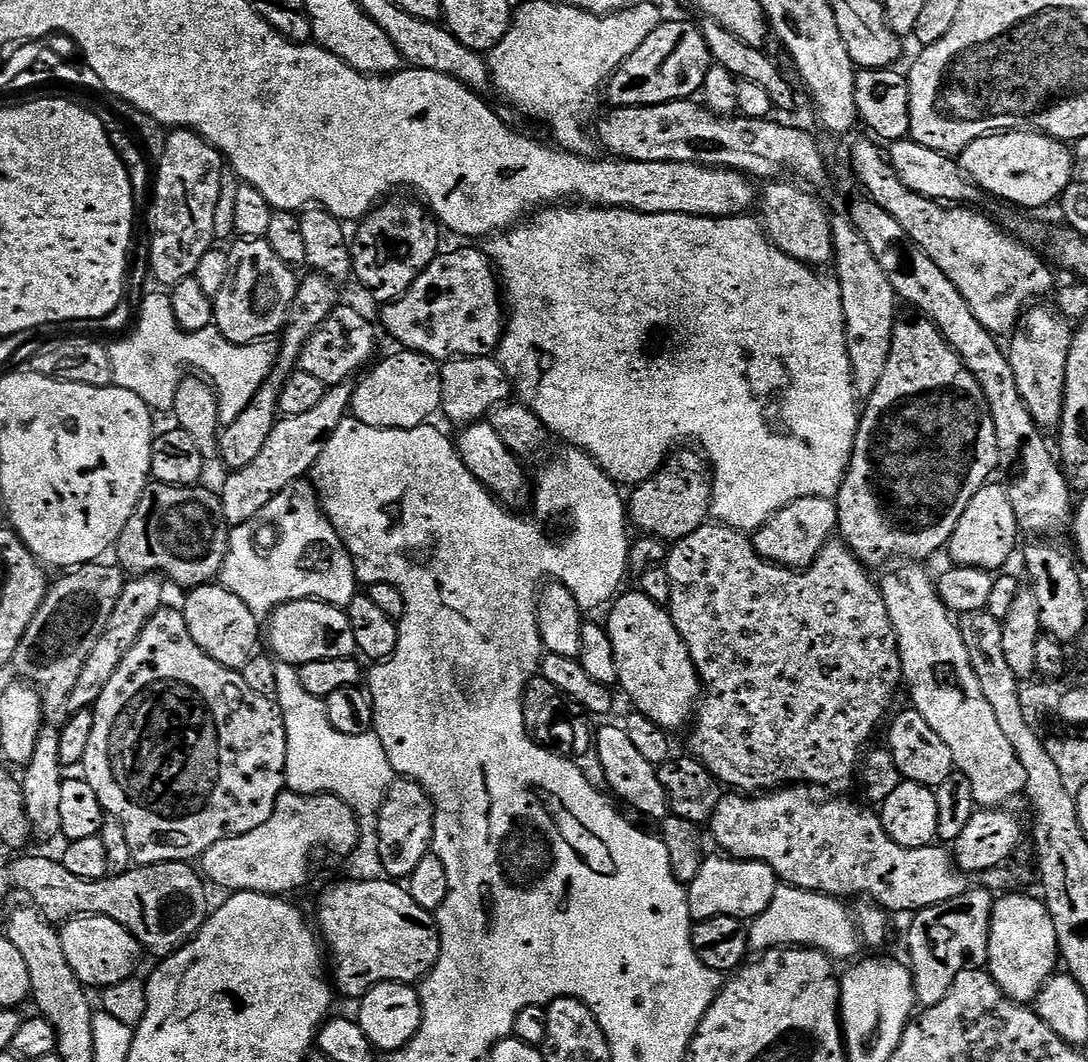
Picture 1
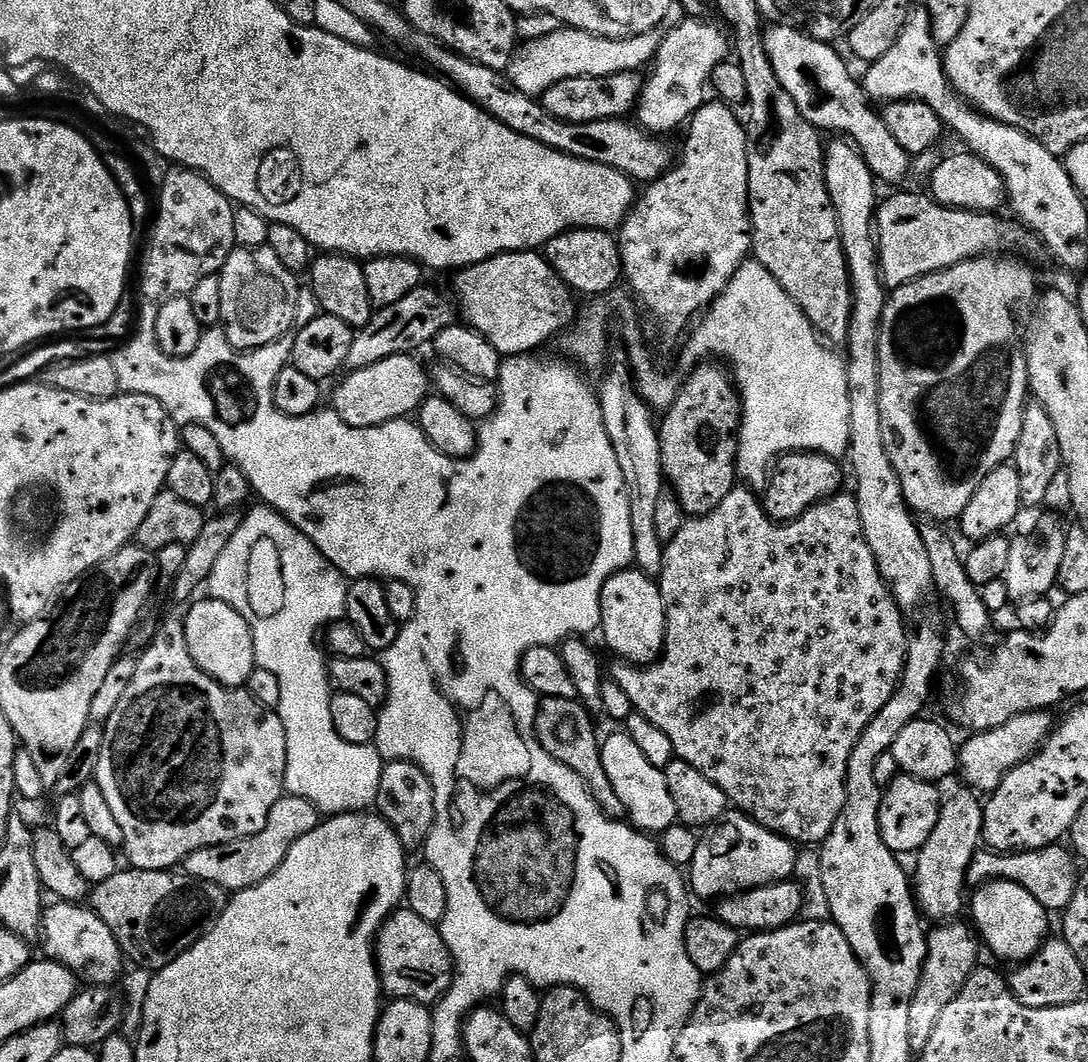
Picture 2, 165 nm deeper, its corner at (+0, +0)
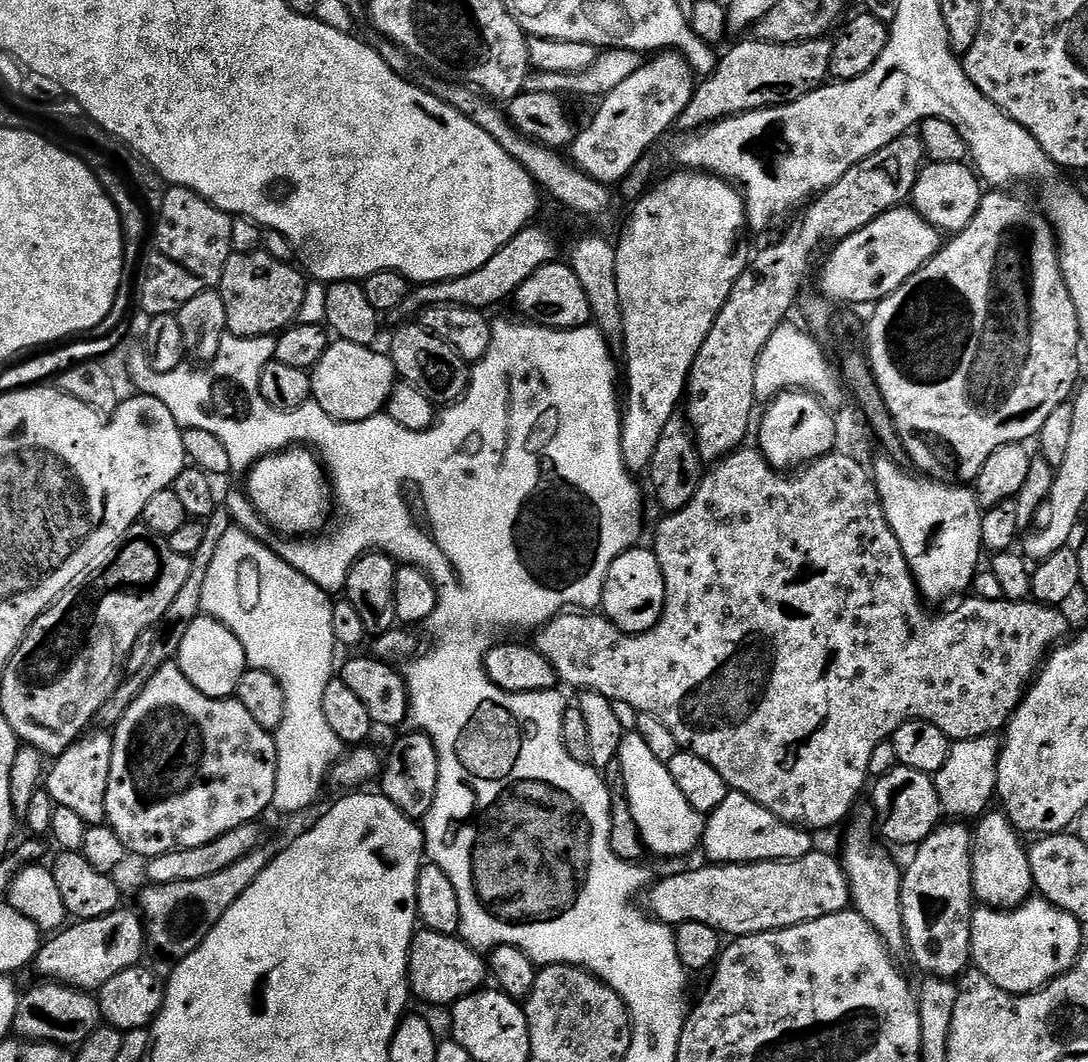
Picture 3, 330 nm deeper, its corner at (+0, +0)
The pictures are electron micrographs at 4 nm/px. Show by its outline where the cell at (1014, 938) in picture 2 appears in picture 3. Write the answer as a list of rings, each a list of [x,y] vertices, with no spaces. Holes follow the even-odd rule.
[[[985,811],[984,815],[975,821],[972,828],[972,891],[975,899],[981,905],[997,910],[1011,910],[1027,902],[1034,892],[1032,871],[1028,861],[1028,848],[1025,845],[1020,845],[1021,837],[1003,811],[992,811]]]

